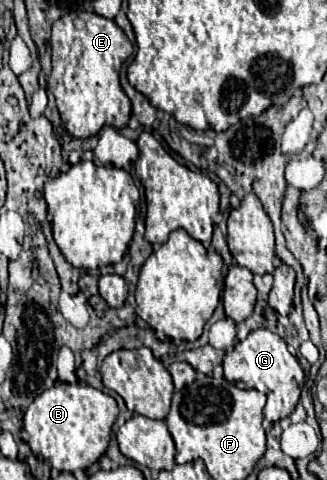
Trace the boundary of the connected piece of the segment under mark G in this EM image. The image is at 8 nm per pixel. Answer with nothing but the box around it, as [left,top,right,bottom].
[223,329,305,423]

